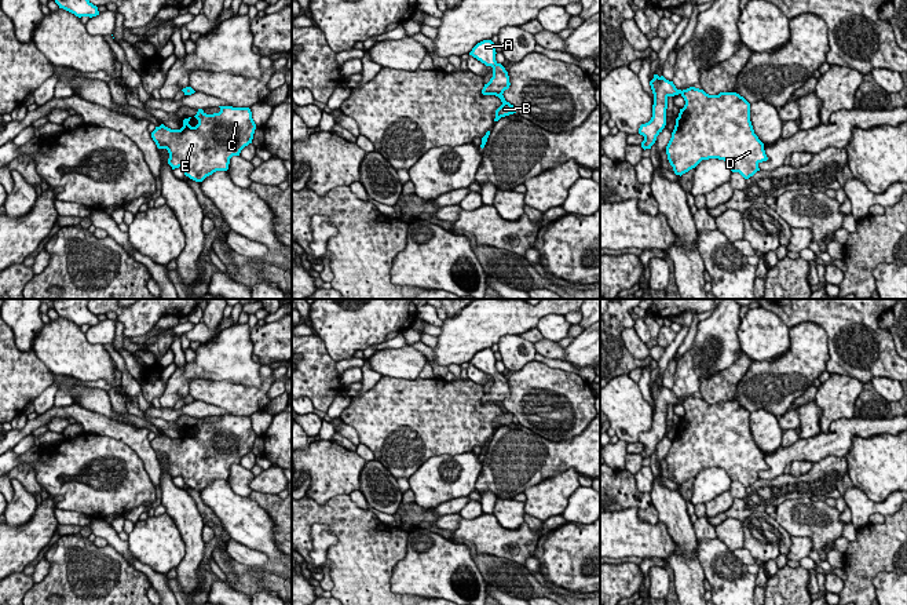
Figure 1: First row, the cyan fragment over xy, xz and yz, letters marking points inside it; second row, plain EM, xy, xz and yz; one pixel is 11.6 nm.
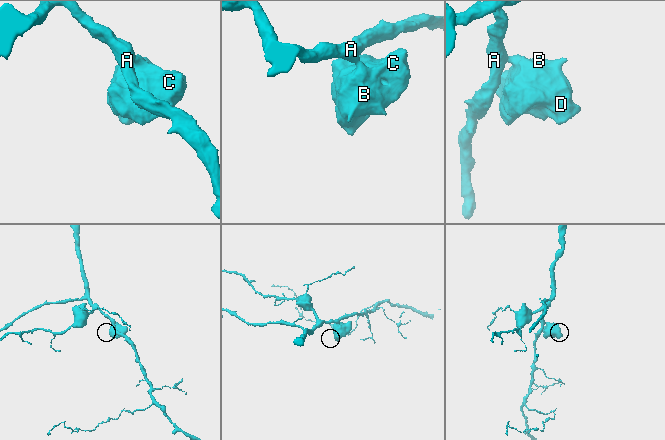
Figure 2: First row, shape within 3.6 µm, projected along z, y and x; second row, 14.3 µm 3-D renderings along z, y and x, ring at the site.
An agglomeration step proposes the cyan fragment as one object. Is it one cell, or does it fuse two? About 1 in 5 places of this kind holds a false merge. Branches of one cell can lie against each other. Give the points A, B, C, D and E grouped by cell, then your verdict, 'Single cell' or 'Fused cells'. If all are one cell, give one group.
Groups: A B C D E. Single cell

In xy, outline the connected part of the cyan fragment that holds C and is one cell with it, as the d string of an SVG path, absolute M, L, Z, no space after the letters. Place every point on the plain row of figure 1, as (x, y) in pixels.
M219 415L220 420L206 423L198 418L195 435L183 429L180 438L161 433L151 441L158 458L169 462L168 473L182 477L184 484L202 491L216 480L227 480L230 467L252 452L256 433L249 416Z

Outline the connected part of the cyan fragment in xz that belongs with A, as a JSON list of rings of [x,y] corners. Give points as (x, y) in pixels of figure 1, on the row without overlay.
[[[483,349],[478,351],[469,364],[484,372],[486,375],[493,376],[493,386],[487,393],[484,393],[482,402],[483,404],[495,404],[501,408],[502,413],[495,419],[494,430],[498,430],[501,426],[516,422],[513,413],[505,409],[504,400],[509,397],[509,384],[505,376],[495,369],[495,357],[491,349]]]

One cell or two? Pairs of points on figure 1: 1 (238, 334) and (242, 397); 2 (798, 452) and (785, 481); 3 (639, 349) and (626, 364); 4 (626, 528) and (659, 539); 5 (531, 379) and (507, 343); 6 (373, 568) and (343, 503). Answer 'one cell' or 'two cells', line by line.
1: two cells
2: two cells
3: two cells
4: one cell
5: two cells
6: one cell

